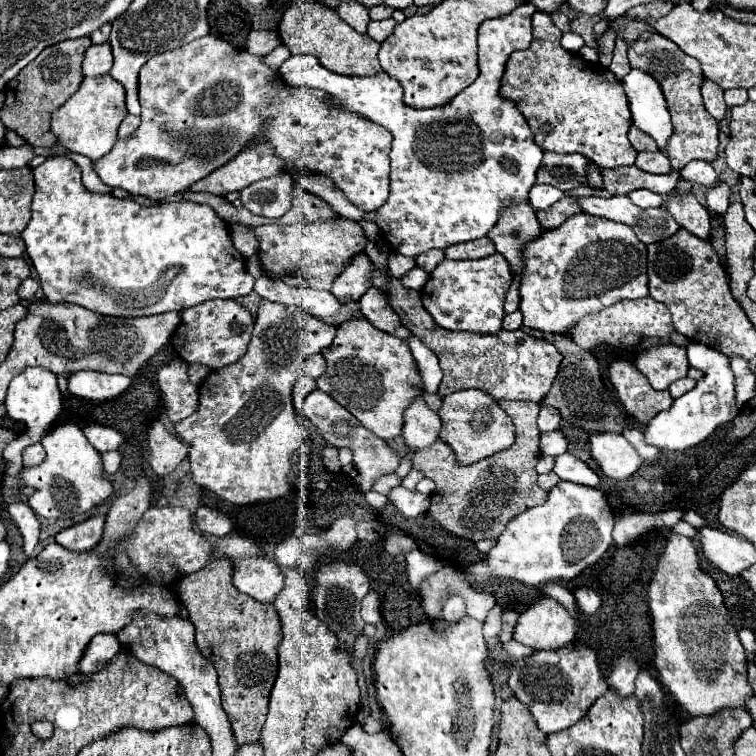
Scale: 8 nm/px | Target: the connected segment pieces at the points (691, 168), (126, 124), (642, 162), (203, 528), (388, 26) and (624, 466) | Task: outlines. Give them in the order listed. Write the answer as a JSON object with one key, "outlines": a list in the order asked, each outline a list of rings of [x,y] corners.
{"outlines":[[[[702,160],[690,162],[684,170],[680,170],[680,176],[684,180],[704,184],[704,186],[712,186],[718,180],[718,174],[712,168],[712,164]]],[[[128,114],[128,116],[122,120],[122,124],[120,124],[118,138],[128,138],[138,126],[140,126],[140,116],[132,116],[132,114]]],[[[658,150],[658,152],[640,152],[638,158],[636,158],[636,166],[644,172],[650,172],[650,174],[668,174],[672,168],[670,168],[670,160]]],[[[206,506],[196,510],[196,524],[202,534],[210,534],[210,536],[218,536],[218,538],[230,534],[230,530],[232,530],[232,522],[222,512],[206,508]]],[[[388,18],[384,22],[372,22],[370,20],[368,22],[368,36],[372,36],[376,42],[384,42],[392,34],[394,26],[396,26],[396,22],[392,18]]],[[[594,434],[590,438],[590,448],[592,458],[612,480],[626,480],[639,470],[643,462],[622,434]]]]}

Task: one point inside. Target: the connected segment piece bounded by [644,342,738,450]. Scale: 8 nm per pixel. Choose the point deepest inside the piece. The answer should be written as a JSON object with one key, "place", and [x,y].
{"place":[693,417]}

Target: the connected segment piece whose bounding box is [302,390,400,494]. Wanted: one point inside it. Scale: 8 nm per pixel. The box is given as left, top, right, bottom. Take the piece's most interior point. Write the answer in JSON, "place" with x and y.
{"place":[372,457]}

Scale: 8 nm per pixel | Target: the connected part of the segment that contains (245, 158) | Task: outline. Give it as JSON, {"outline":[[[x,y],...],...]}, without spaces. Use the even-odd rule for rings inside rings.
{"outline":[[[254,144],[246,148],[236,158],[232,158],[222,168],[214,170],[210,176],[192,184],[192,192],[212,192],[216,196],[224,196],[228,192],[238,192],[252,182],[258,182],[268,176],[276,176],[284,170],[284,160],[274,156],[268,144]]]}

